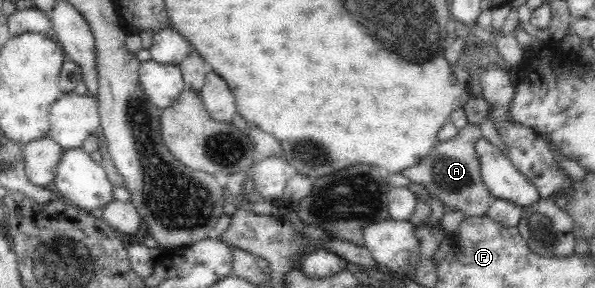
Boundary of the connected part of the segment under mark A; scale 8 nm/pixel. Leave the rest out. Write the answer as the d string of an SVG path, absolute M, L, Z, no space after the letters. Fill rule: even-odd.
M468 123L452 139L438 141L422 163L408 167L400 173L413 183L426 187L434 198L440 199L445 209L458 210L465 217L487 216L488 209L495 198L489 193L482 180L480 156L475 152L476 139L482 136L479 125Z

